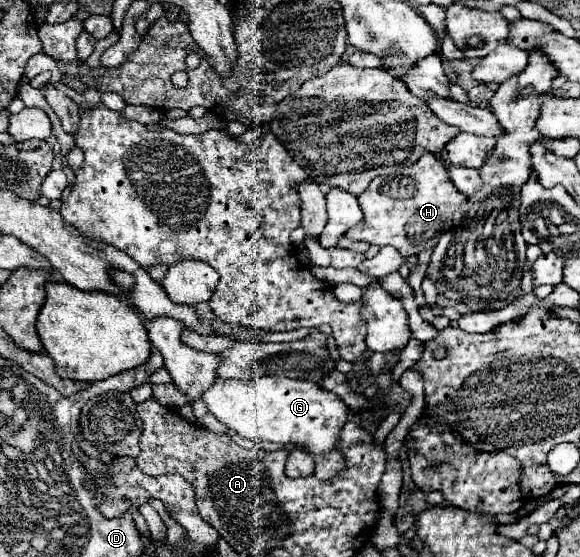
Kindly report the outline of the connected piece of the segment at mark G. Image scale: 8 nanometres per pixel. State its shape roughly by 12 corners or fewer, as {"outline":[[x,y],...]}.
{"outline":[[217,378],[201,396],[239,436],[337,446],[347,404],[307,380]]}

